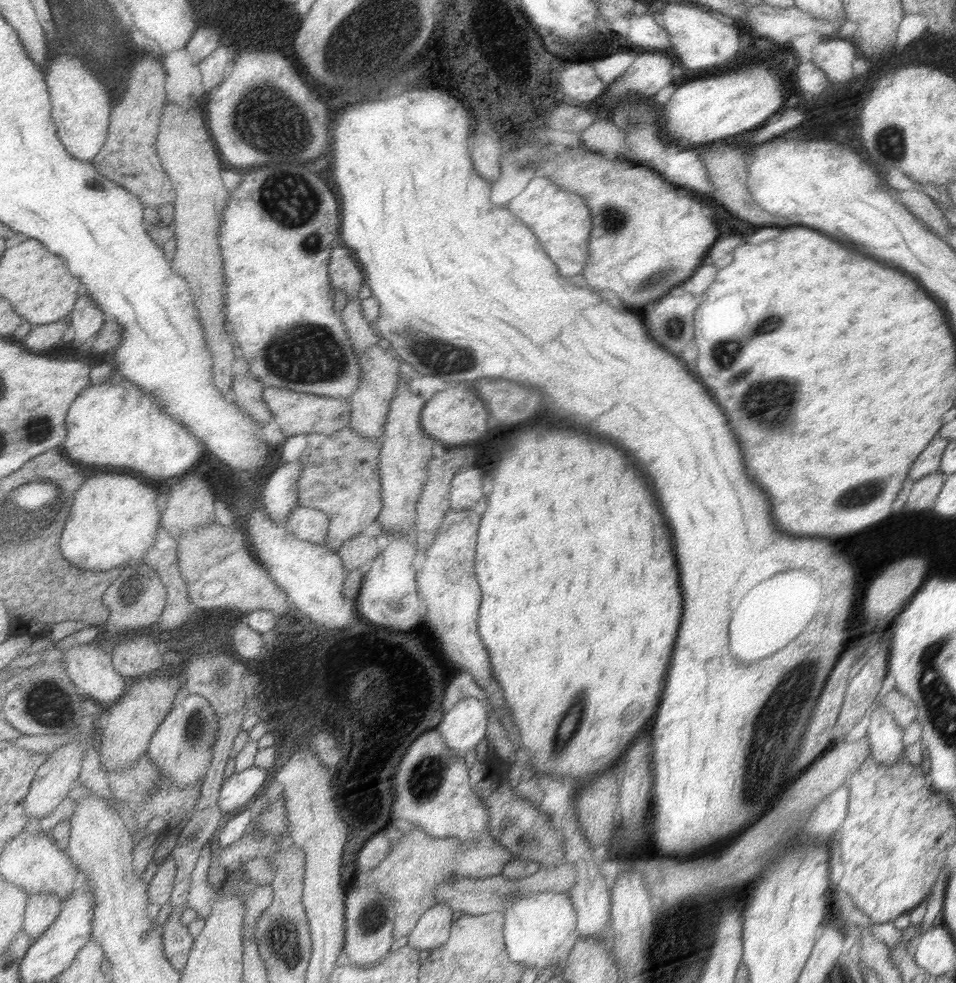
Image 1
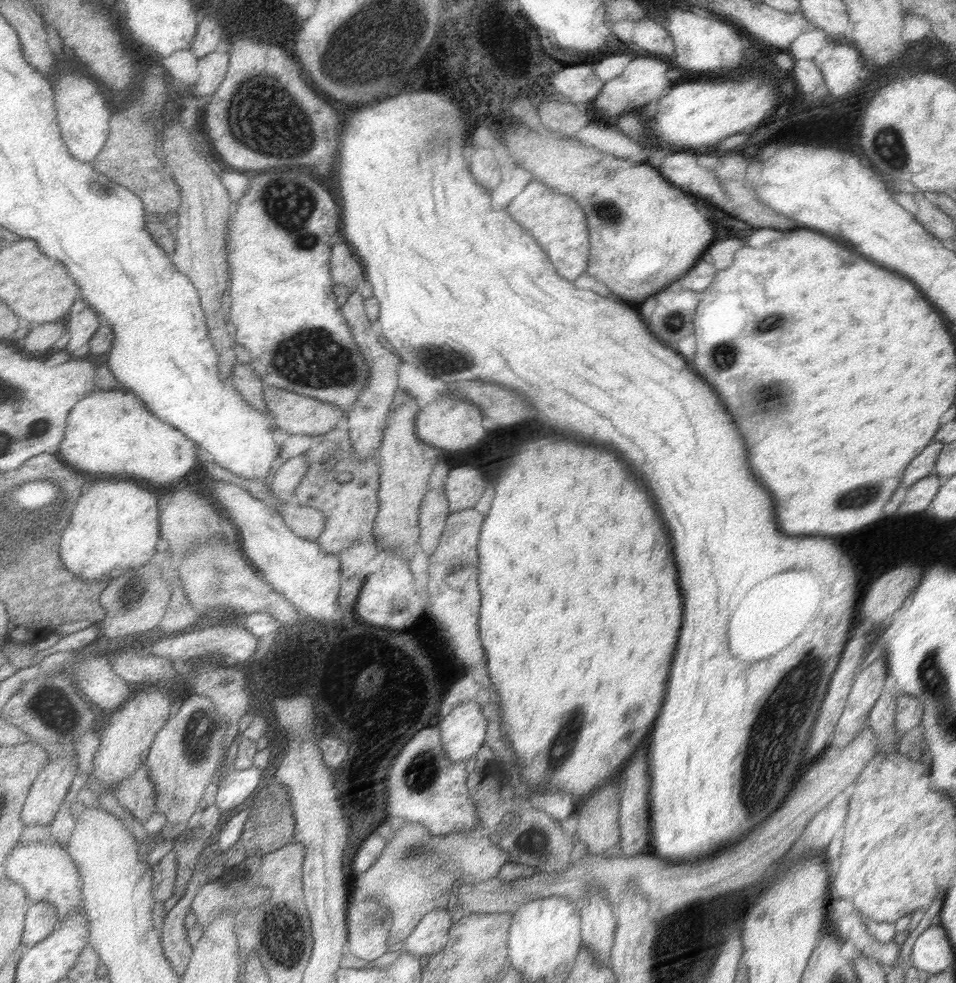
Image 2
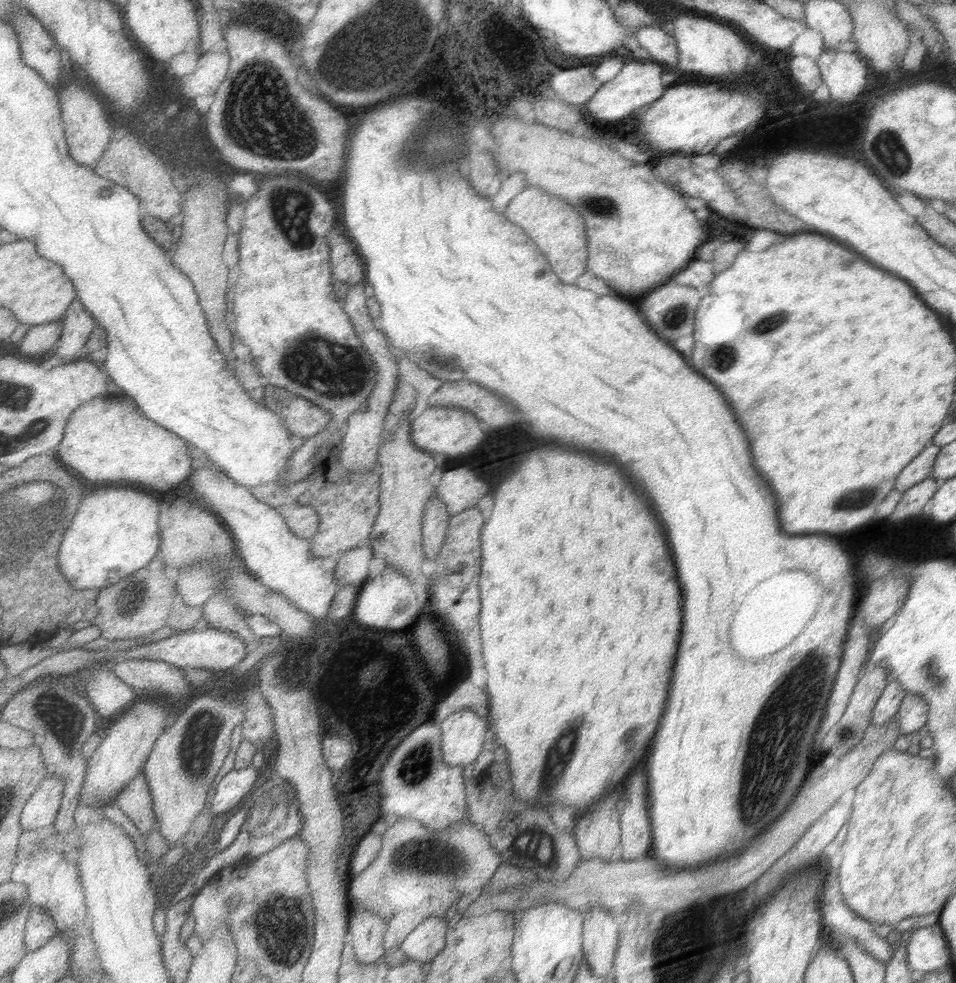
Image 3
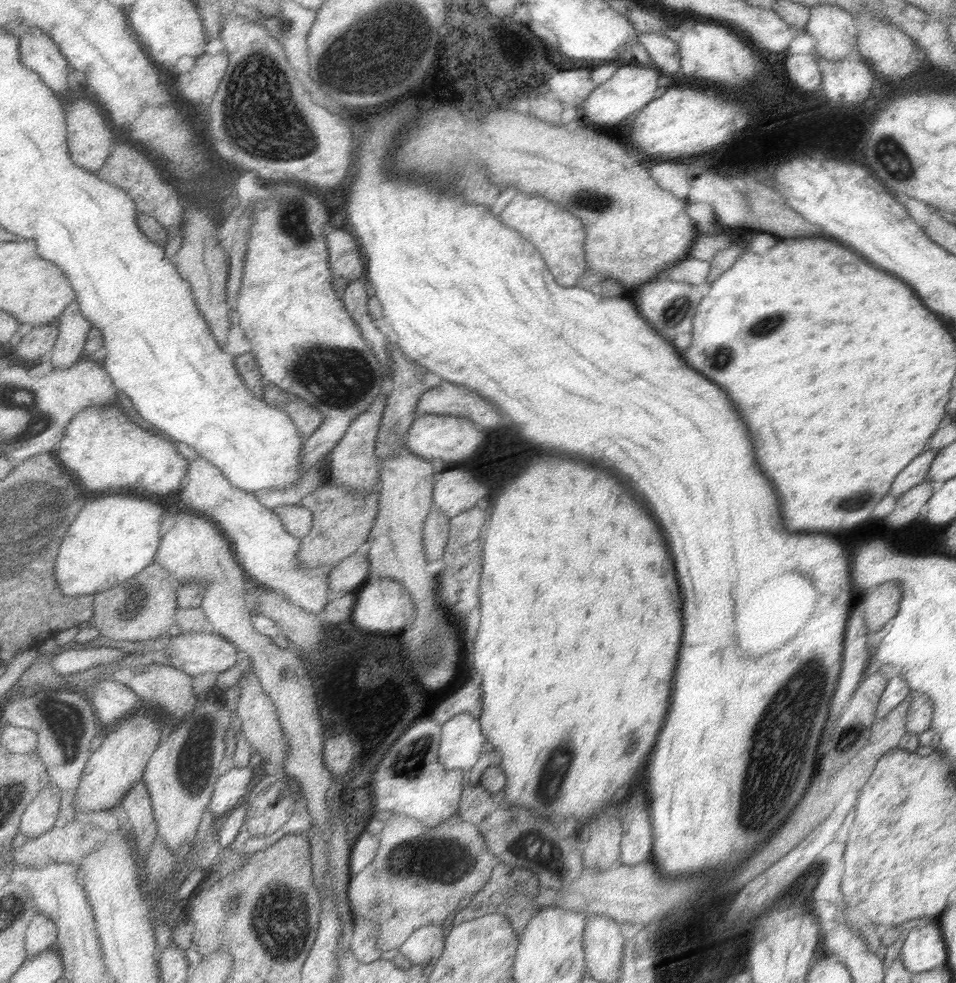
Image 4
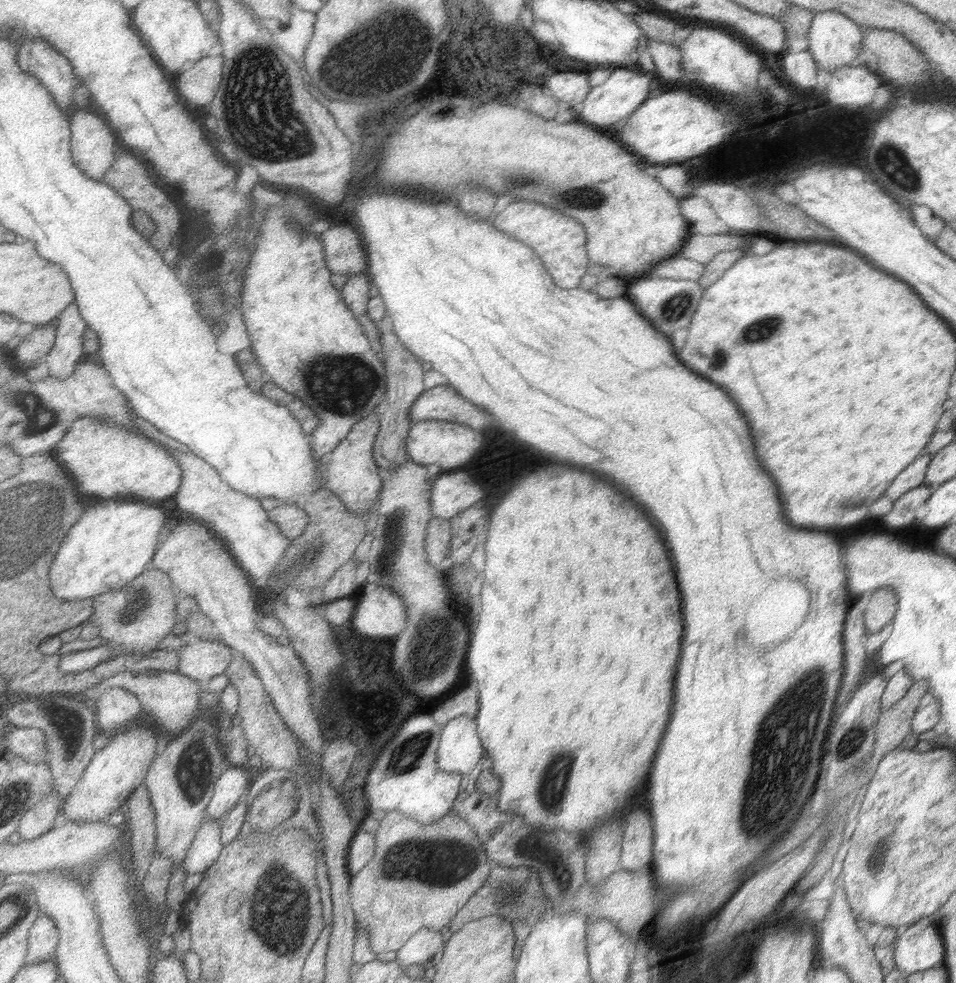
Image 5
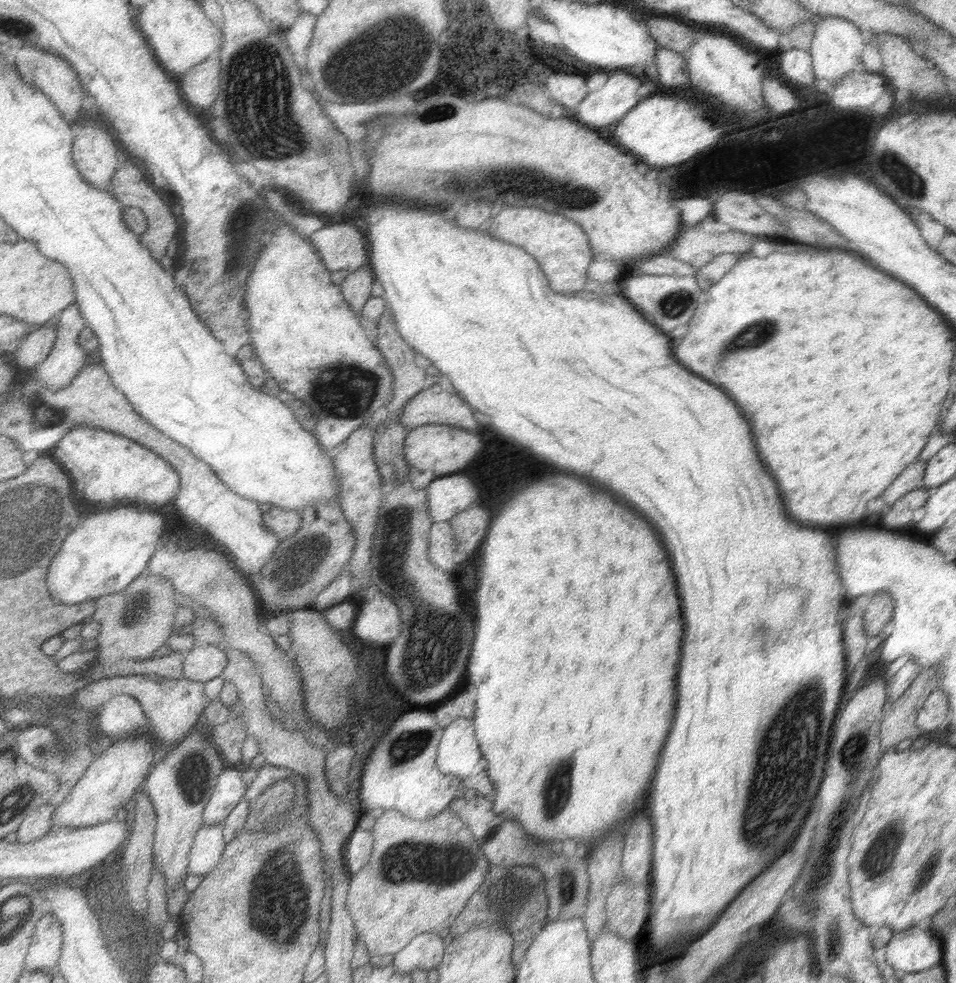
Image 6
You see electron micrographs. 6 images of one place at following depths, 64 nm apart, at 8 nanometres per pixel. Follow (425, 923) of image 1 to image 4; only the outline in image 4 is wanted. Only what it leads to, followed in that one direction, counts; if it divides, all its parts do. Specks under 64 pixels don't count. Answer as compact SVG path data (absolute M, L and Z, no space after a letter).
M433 920L431 924L419 928L409 940L407 944L403 944L401 952L407 958L409 964L419 964L419 966L435 966L439 962L439 958L445 954L447 948L447 936L445 936L445 928L435 926Z

